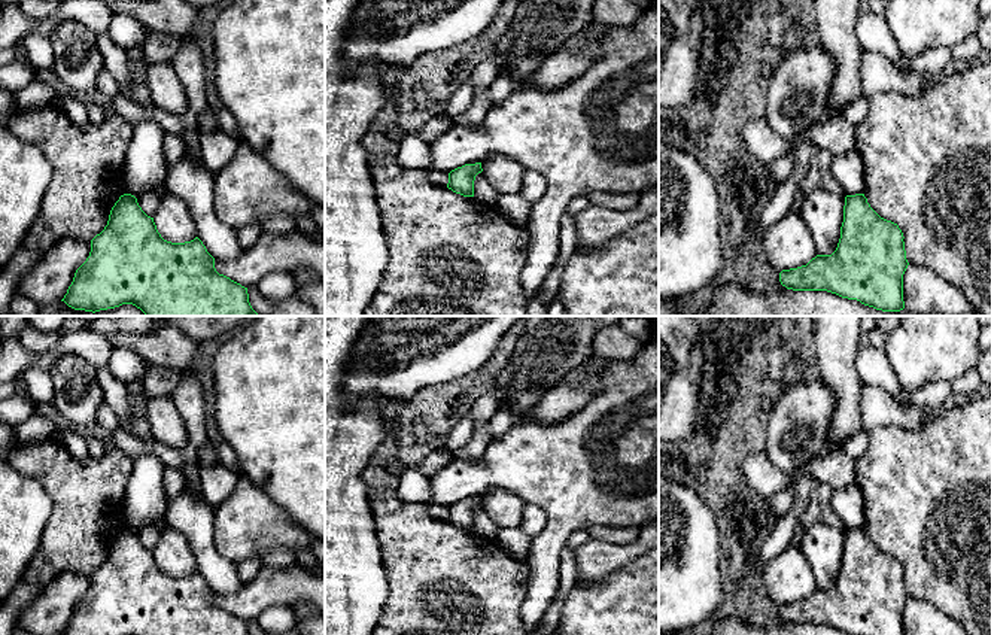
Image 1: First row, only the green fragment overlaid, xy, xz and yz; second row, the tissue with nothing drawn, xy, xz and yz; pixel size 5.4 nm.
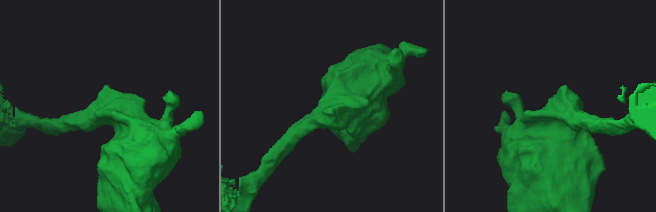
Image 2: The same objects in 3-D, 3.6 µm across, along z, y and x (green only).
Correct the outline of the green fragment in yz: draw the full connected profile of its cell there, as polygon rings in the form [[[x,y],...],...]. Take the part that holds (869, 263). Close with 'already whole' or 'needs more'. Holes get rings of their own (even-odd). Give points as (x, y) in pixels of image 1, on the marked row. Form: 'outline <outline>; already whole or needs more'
outline [[[864,194],[846,195],[840,238],[832,255],[782,270],[779,282],[793,291],[827,291],[882,312],[900,312],[906,259],[903,233],[881,218]]]; already whole

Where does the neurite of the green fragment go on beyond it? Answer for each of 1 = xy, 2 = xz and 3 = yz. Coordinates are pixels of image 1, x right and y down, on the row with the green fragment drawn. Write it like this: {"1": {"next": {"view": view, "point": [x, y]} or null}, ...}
{"1": {"next": null}, "2": {"next": null}, "3": {"next": null}}

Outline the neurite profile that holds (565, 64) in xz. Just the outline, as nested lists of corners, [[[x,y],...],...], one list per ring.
[[[592,22],[580,48],[560,46],[517,88],[556,89],[584,75],[589,66],[604,57],[602,42],[608,27]]]

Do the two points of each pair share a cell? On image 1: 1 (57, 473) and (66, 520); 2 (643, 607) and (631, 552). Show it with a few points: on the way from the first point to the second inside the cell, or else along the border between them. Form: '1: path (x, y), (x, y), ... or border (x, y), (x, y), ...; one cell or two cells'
1: path (66, 485), (66, 509); one cell
2: border (643, 553), (602, 579); two cells

